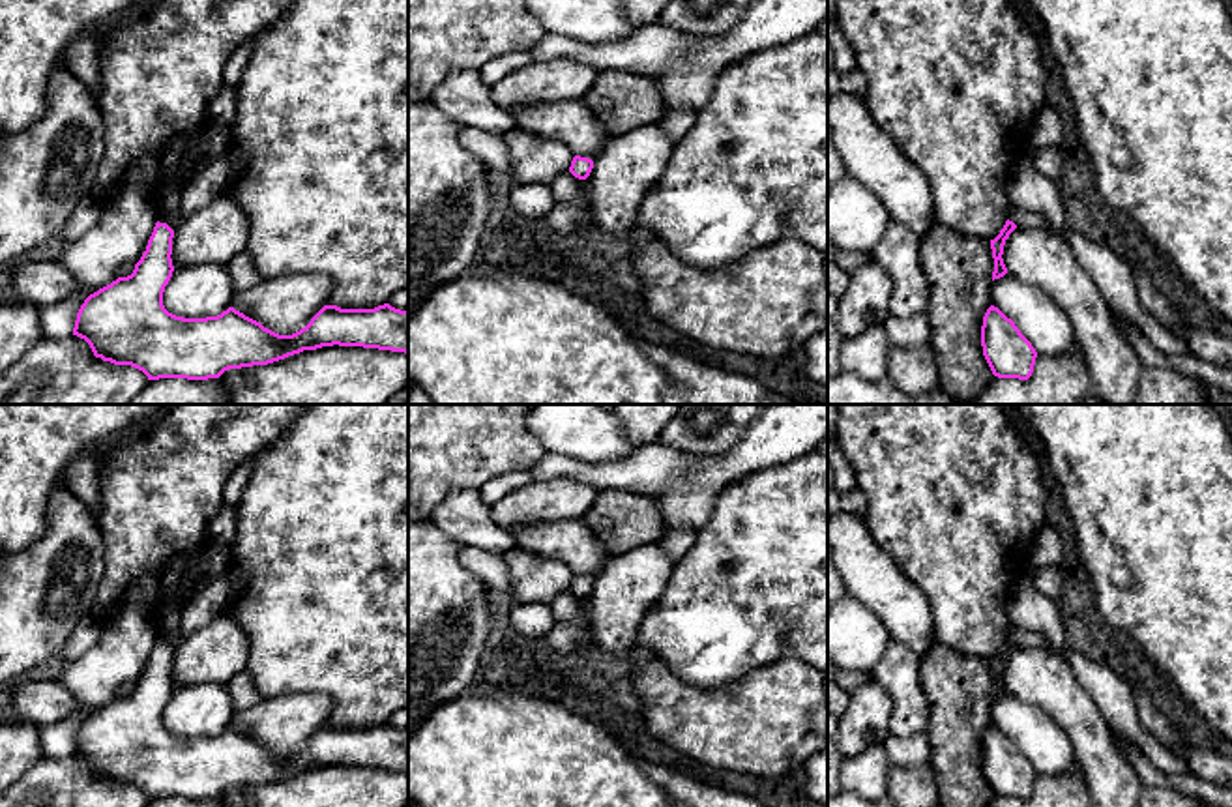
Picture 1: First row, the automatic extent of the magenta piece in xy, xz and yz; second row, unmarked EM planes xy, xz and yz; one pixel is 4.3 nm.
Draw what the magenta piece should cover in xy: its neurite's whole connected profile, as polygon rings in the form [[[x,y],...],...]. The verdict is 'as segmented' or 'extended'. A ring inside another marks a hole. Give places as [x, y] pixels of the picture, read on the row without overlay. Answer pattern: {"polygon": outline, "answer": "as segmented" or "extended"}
{"polygon": [[[157,640],[133,693],[81,725],[73,755],[84,758],[95,777],[131,785],[148,800],[208,800],[228,788],[268,785],[333,764],[408,773],[408,728],[389,723],[374,728],[324,725],[292,755],[279,755],[234,726],[206,738],[176,736],[163,725],[174,691],[172,657],[174,650]]], "answer": "as segmented"}

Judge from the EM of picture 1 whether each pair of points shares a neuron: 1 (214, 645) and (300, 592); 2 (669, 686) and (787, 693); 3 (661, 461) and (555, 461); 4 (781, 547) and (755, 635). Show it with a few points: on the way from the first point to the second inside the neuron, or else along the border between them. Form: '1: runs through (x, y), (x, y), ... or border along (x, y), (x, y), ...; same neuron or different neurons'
1: border along (223, 611), (246, 635), (246, 667); different neurons
2: runs through (699, 703), (757, 703); same neuron
3: runs through (635, 474), (590, 474), (581, 470); same neuron
4: runs through (777, 570), (755, 596), (755, 613); same neuron

